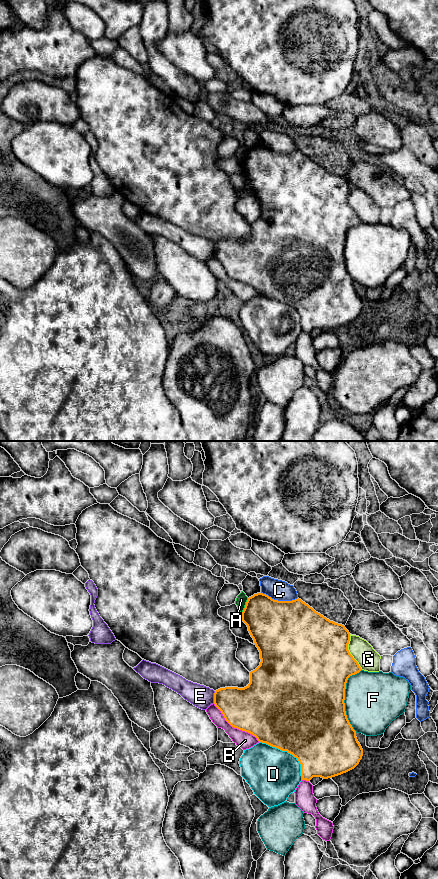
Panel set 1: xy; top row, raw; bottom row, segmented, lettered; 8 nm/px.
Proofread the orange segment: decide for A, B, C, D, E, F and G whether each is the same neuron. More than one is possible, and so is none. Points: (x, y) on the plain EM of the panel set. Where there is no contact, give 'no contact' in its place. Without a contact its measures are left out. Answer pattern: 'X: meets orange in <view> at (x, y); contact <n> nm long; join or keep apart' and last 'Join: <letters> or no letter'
A: meets orange in xy at (245, 158); contact 140 nm long; keep apart
B: meets orange in xy at (234, 279); contact 480 nm long; keep apart
C: meets orange in xy at (279, 153); contact 300 nm long; keep apart
D: meets orange in xy at (288, 304); contact 460 nm long; keep apart
E: meets orange in xy at (214, 249); contact 100 nm long; keep apart
F: meets orange in xy at (344, 251); contact 500 nm long; keep apart
G: meets orange in xy at (349, 204); contact 300 nm long; keep apart
Join: no letter

